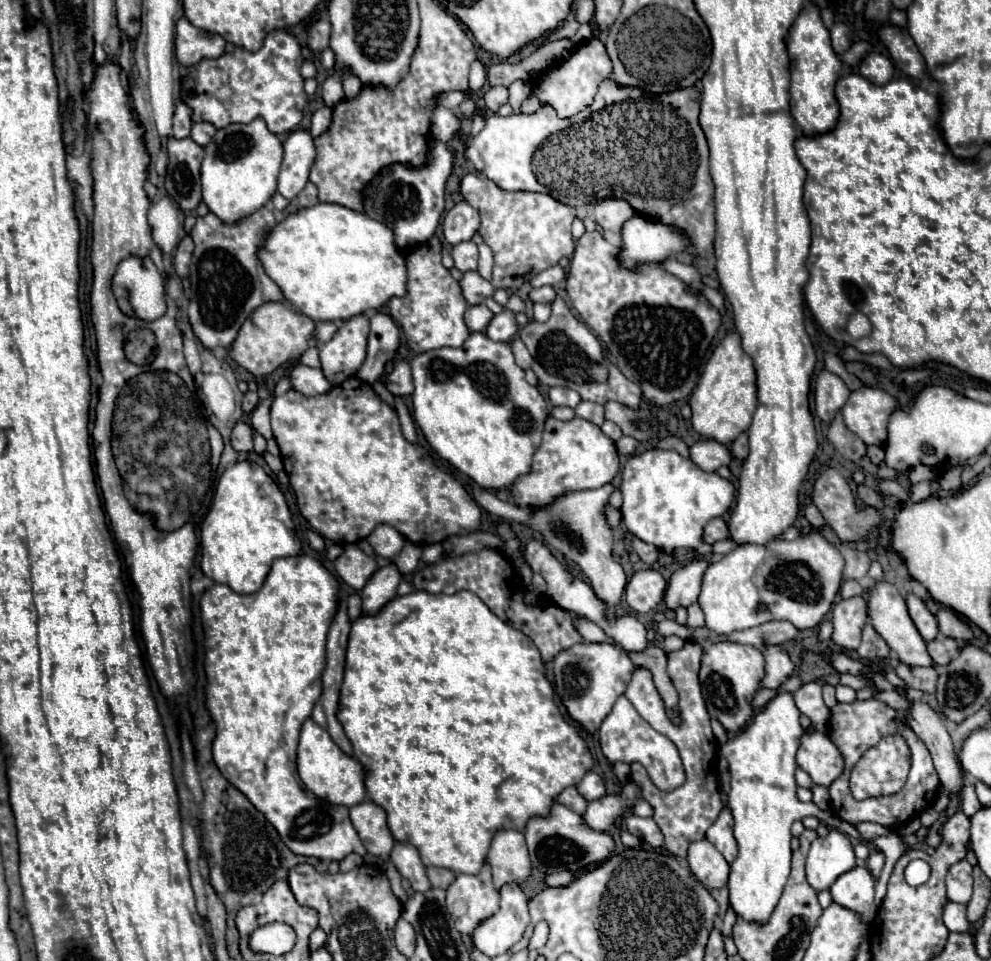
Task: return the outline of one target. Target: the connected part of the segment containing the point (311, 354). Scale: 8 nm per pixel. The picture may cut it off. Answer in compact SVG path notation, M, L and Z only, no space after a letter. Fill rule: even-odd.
M312 347L304 352L300 357L300 362L315 368L320 368L319 350L317 347Z

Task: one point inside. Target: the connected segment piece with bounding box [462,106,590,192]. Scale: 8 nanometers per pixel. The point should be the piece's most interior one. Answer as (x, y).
(504, 151)

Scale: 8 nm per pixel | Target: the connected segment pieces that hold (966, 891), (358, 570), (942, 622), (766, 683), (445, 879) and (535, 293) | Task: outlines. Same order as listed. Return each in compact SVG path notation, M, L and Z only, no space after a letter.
M962 860L950 866L946 874L946 890L948 890L948 900L968 904L972 898L972 866Z
M346 544L344 546L344 552L334 560L334 568L336 568L338 576L348 586L352 586L352 588L356 588L360 592L362 586L368 582L368 578L372 576L372 572L378 566L356 544Z
M940 608L938 614L938 626L940 626L940 632L946 634L948 638L954 638L956 642L960 644L968 644L972 640L972 630L970 626L954 612L954 610L948 610L948 608Z
M764 642L762 652L764 652L766 666L764 666L764 678L762 678L760 686L762 686L762 688L778 690L778 688L792 676L792 672L794 672L794 662L790 660L788 652L786 652L780 644Z
M430 866L430 868L426 868L426 874L428 874L428 880L430 880L430 884L434 886L434 888L448 888L448 884L454 880L454 872L450 872L450 870L446 870L446 868L434 868L434 866Z
M542 286L542 288L532 288L530 290L530 300L532 302L552 302L556 296L552 286Z

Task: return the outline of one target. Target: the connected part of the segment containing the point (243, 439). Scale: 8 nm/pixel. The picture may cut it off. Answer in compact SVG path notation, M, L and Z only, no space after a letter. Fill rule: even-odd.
M236 422L230 434L230 442L236 452L250 452L252 450L252 428L246 422Z

